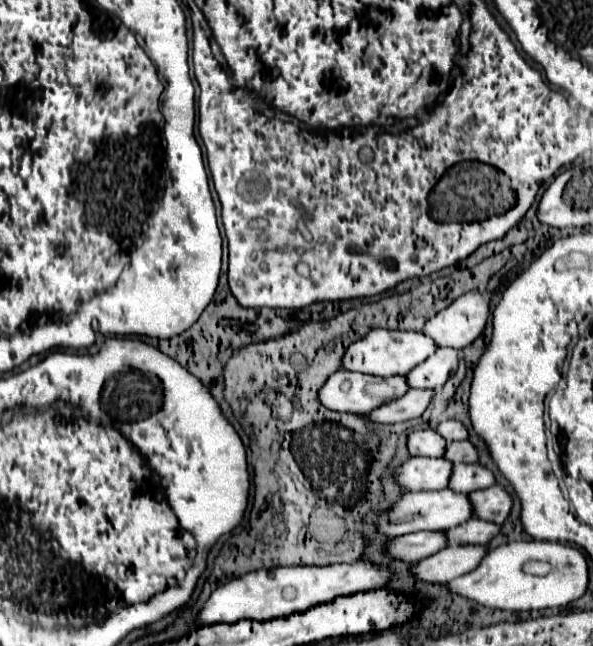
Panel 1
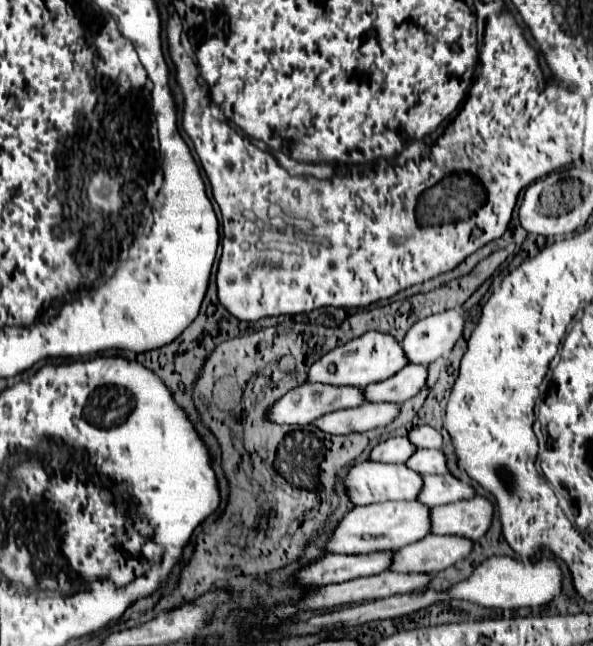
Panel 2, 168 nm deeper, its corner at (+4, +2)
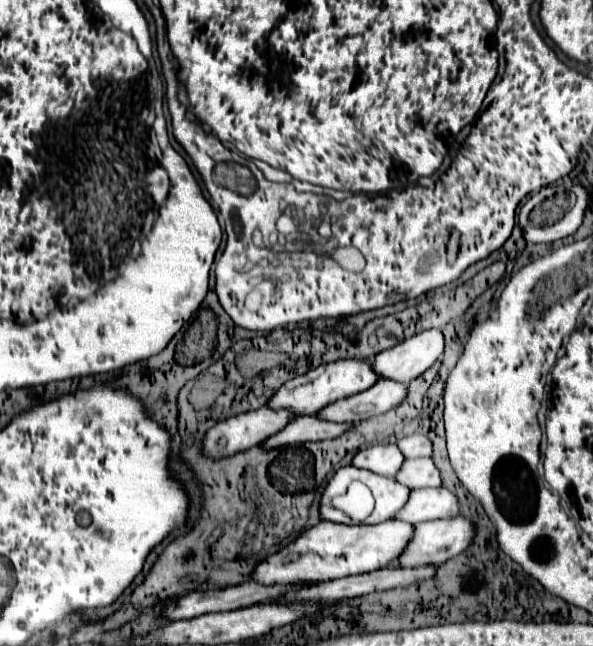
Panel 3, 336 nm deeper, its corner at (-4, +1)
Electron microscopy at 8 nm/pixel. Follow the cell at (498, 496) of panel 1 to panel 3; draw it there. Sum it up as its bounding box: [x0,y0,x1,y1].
[395,515,475,567]

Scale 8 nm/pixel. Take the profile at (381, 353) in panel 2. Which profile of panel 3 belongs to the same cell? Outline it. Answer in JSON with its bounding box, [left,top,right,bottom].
[269,357,381,417]

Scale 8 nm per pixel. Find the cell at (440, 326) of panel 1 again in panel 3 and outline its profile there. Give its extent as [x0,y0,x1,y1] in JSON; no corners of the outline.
[373,329,445,381]

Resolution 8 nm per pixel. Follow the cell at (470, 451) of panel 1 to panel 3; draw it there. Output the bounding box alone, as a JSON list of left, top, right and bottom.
[395,457,441,487]

